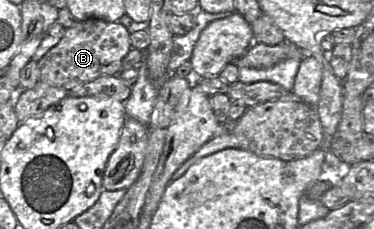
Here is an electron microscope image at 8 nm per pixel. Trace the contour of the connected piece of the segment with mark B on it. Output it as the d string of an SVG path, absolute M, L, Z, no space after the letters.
M95 18L77 21L74 26L65 29L65 34L60 42L52 47L37 63L40 71L40 81L50 86L64 89L69 93L69 91L73 91L98 77L119 75L122 68L122 60L131 48L130 33L120 23L107 22Z

